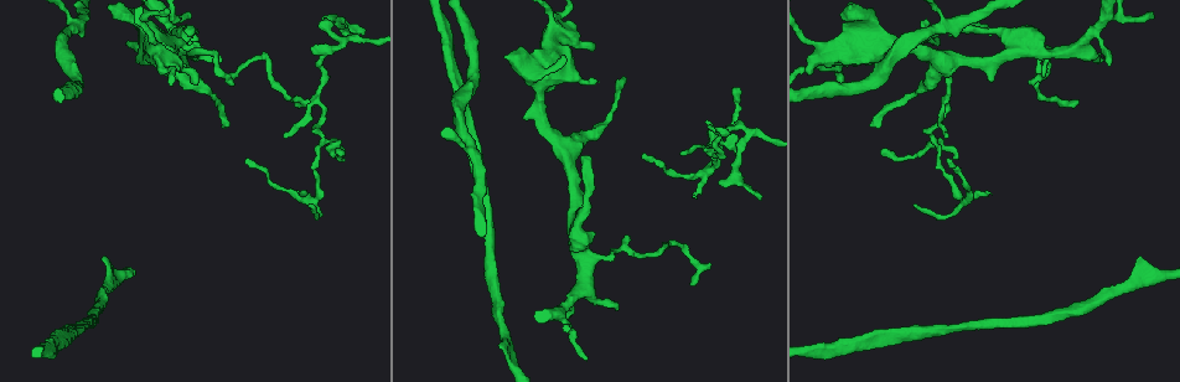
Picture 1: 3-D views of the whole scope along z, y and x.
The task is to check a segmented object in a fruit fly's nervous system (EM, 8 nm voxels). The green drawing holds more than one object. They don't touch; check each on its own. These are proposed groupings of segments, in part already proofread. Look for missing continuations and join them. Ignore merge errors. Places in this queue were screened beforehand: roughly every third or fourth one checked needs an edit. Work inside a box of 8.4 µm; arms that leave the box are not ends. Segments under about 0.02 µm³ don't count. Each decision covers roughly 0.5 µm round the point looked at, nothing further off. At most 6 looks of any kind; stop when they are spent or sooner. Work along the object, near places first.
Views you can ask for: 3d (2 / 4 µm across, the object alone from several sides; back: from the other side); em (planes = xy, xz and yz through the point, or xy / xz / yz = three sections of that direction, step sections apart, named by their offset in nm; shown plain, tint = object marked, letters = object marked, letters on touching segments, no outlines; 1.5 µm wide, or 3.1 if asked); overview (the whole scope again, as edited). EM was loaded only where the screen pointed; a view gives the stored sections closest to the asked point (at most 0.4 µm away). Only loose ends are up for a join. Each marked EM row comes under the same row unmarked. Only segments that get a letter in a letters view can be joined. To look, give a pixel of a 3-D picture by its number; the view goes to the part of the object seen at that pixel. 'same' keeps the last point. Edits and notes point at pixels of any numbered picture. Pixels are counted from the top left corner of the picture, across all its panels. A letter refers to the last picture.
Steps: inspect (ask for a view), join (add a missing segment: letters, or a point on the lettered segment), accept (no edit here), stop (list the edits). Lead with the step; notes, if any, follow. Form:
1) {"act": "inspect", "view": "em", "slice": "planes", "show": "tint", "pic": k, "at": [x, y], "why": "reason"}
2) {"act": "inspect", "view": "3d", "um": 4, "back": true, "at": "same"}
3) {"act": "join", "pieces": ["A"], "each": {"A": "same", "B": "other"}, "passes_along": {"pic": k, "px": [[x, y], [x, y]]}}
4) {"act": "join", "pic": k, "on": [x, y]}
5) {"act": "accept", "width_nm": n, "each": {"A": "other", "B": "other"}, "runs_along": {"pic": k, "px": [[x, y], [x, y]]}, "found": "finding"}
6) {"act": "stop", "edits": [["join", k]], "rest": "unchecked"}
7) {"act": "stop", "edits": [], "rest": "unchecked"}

{"act": "inspect", "view": "em", "slice": "yz", "step": 8, "show": "tint", "pic": 1, "at": [761, 195], "why": "free end"}

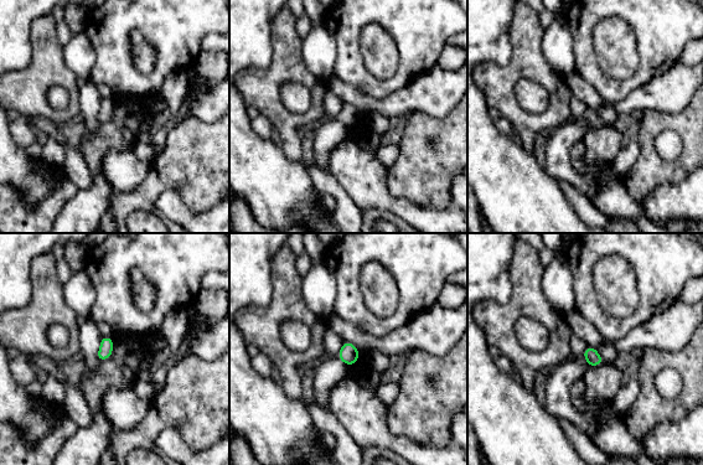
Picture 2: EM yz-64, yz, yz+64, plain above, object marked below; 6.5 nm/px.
{"act": "inspect", "view": "em", "slice": "planes", "show": "letters", "at": "same"}

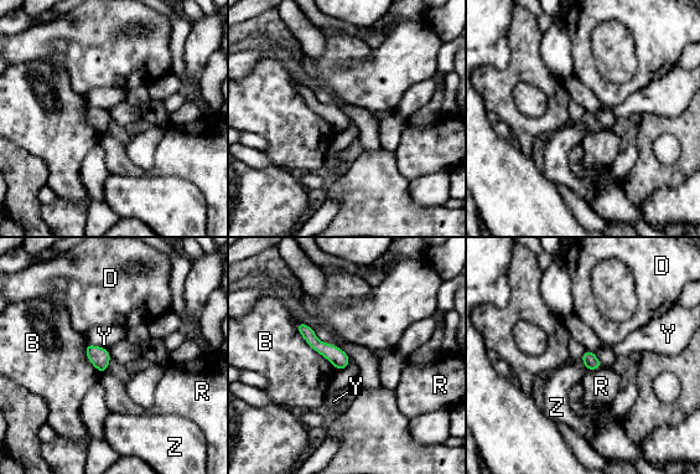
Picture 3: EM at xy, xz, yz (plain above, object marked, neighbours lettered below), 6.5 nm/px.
{"act": "accept", "each": {"B": "other", "D": "other", "R": "other", "Y": "other", "Z": "other"}, "found": "no lettered segment goes on from it"}

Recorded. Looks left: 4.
{"act": "inspect", "view": "3d", "um": 4, "pic": 1, "at": [499, 348], "why": "branch stops here"}

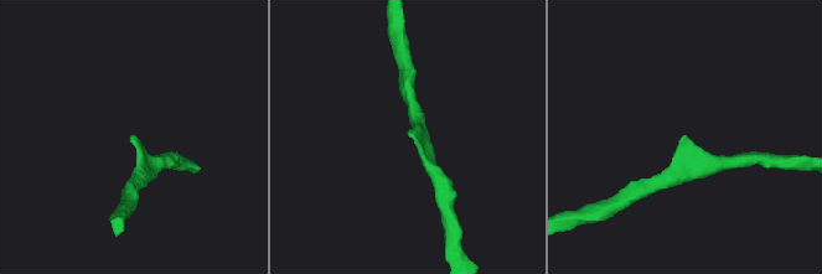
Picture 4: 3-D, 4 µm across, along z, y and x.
{"act": "inspect", "view": "em", "slice": "xz", "step": 8, "show": "tint", "pic": 4, "at": [409, 135]}

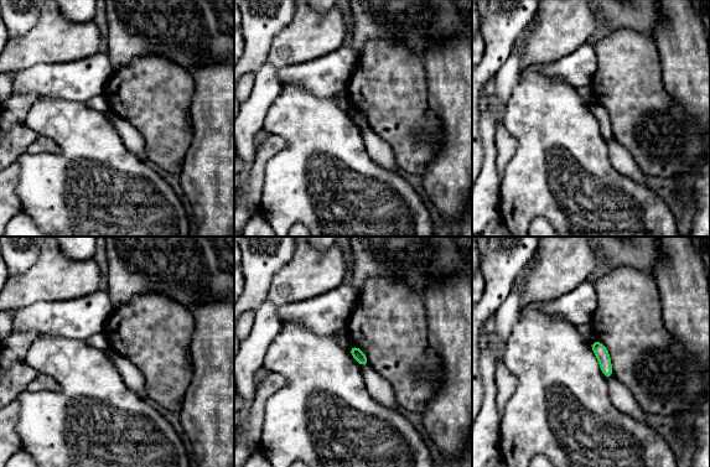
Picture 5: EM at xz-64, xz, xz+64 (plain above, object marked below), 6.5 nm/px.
{"act": "inspect", "view": "em", "slice": "planes", "show": "letters", "at": "same", "why": "cut it another way"}

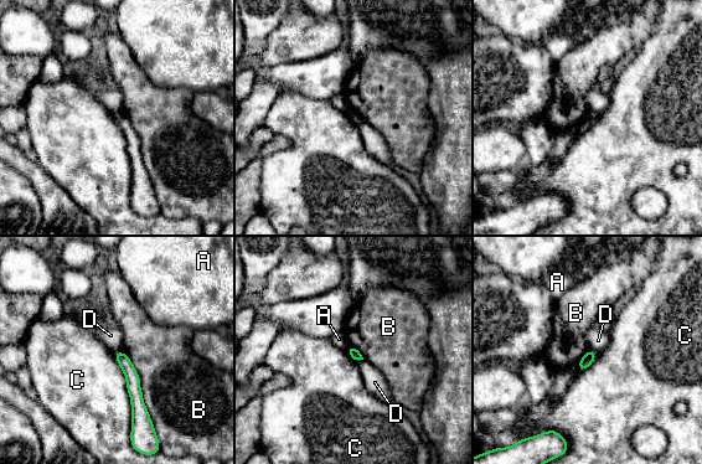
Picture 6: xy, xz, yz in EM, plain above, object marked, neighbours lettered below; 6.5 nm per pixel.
{"act": "accept", "each": {"A": "other", "B": "other", "C": "other", "D": "other"}, "border": {"pic": 6, "px": [[112, 352], [125, 379], [130, 439]]}, "found": "no lettered segment goes on from it"}

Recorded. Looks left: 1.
{"act": "stop", "edits": [], "rest": "unchecked"}

